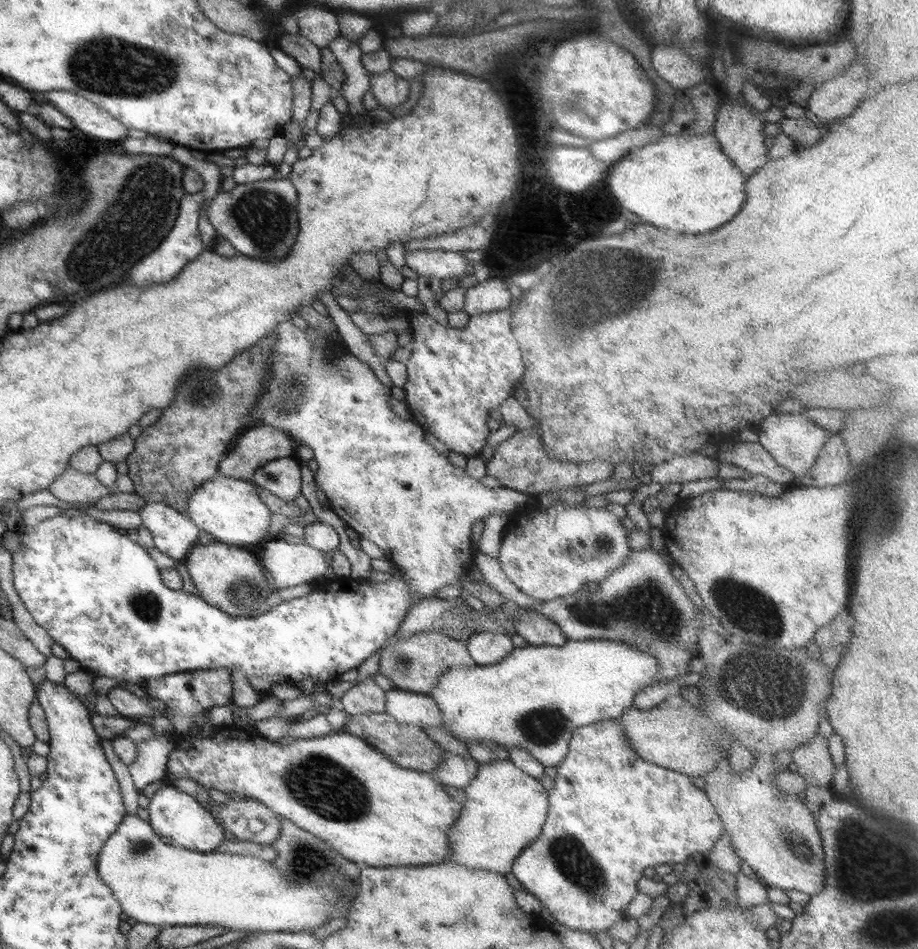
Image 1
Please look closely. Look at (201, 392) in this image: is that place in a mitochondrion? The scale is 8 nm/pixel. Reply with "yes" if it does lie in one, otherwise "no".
yes

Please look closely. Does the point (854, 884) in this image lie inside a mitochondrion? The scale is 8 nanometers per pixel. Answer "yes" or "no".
yes

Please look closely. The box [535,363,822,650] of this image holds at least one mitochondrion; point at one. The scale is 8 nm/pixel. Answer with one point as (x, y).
(647, 606)

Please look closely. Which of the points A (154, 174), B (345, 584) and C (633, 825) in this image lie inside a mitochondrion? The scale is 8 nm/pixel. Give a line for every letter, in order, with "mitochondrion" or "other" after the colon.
A: mitochondrion
B: other
C: other

